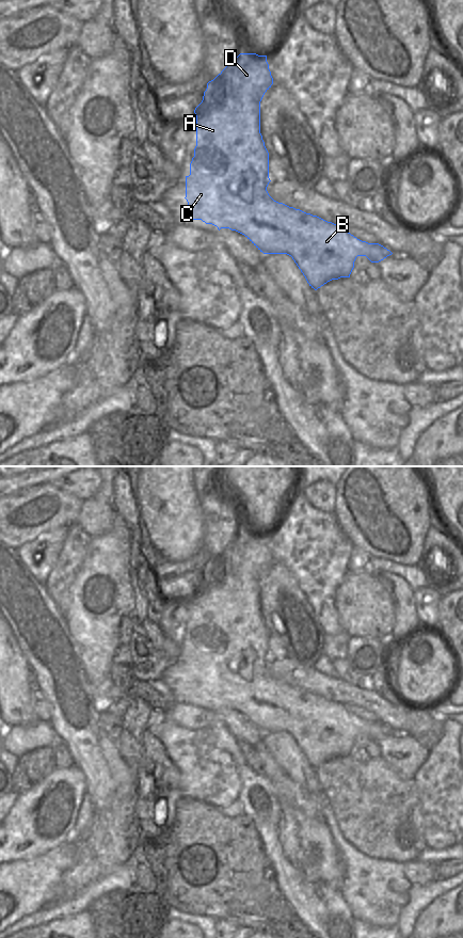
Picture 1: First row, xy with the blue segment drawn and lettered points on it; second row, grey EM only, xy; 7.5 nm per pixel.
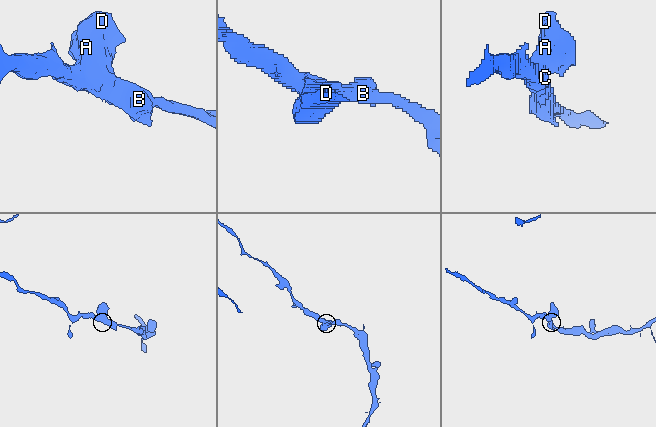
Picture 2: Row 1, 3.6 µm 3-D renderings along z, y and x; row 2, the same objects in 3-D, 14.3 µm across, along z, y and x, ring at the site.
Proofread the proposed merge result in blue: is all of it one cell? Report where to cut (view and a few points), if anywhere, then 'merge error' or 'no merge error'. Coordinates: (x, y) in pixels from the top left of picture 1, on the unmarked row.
no cut | no merge error

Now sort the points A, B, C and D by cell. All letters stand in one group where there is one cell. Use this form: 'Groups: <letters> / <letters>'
Groups: A B C D

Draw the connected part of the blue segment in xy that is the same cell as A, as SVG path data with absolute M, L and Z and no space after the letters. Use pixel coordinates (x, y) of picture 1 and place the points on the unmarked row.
M240 531L229 543L227 543L213 558L207 561L202 581L195 586L196 593L196 624L194 635L190 641L190 653L186 654L186 678L188 680L188 698L202 698L206 702L212 702L221 706L229 706L244 713L264 732L287 732L292 735L307 761L317 768L332 758L350 756L357 734L366 734L371 741L379 741L393 731L379 721L368 721L351 713L344 704L328 700L317 694L306 691L300 687L289 685L283 681L274 679L268 671L267 665L271 659L269 656L269 631L265 624L260 611L260 579L265 571L273 562L273 556L267 540L267 534L256 531Z

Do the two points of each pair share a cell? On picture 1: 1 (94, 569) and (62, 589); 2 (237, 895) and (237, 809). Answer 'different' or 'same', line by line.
1: different
2: different

